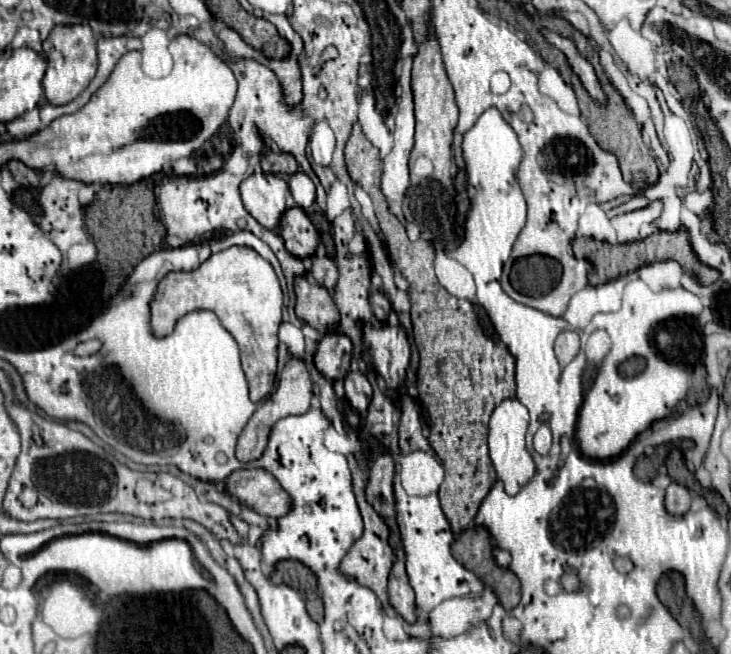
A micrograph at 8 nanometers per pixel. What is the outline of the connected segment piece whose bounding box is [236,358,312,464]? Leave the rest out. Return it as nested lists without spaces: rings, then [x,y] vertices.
[[[292,358],[282,370],[280,386],[276,388],[276,392],[270,394],[270,398],[252,414],[252,418],[244,426],[244,430],[238,438],[238,444],[236,444],[236,458],[242,464],[258,460],[262,456],[264,448],[266,448],[268,434],[270,434],[274,422],[284,418],[284,416],[290,416],[290,414],[304,414],[310,408],[310,400],[312,400],[312,382],[310,382],[310,376],[308,376],[308,368],[300,358]]]

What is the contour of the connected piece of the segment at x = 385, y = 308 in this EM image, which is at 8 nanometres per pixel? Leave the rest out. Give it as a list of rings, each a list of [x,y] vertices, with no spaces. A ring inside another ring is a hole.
[[[374,292],[374,294],[370,294],[370,304],[372,304],[376,320],[382,322],[382,324],[386,324],[388,322],[388,314],[392,312],[390,300],[382,292]]]

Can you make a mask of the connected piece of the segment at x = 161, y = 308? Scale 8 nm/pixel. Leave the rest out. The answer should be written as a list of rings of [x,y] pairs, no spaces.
[[[232,246],[218,254],[212,254],[200,268],[192,272],[168,272],[162,282],[158,284],[158,290],[154,294],[154,300],[150,304],[152,312],[152,332],[156,336],[168,336],[172,334],[176,322],[192,312],[192,310],[212,310],[216,312],[222,326],[234,336],[234,340],[240,346],[242,352],[242,368],[248,378],[250,386],[250,400],[258,402],[260,398],[268,396],[274,386],[276,376],[276,348],[278,348],[278,326],[282,322],[282,290],[278,284],[278,278],[274,274],[274,268],[268,260],[264,260],[260,254],[256,254],[252,248],[244,246]]]

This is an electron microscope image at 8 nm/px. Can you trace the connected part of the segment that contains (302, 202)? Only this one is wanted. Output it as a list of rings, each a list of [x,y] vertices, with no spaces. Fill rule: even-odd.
[[[296,172],[290,176],[288,180],[294,204],[302,210],[308,210],[314,202],[316,202],[316,188],[312,184],[312,180],[304,174],[304,172]]]

